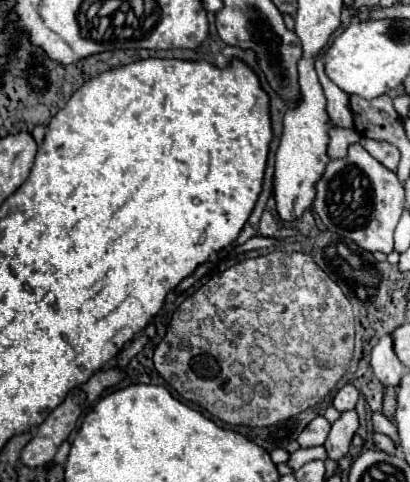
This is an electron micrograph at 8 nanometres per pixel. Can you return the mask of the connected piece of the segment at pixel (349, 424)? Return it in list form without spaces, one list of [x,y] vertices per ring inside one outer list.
[[[356,409],[344,411],[340,415],[340,419],[332,423],[332,429],[328,433],[328,439],[324,443],[330,459],[338,461],[338,459],[342,459],[348,453],[350,441],[354,437],[356,429],[358,429],[358,413],[356,413]]]

